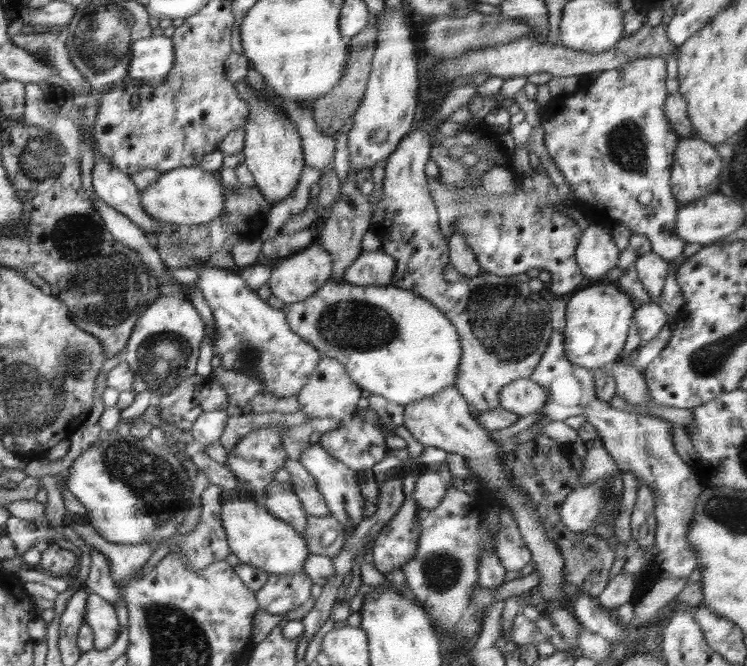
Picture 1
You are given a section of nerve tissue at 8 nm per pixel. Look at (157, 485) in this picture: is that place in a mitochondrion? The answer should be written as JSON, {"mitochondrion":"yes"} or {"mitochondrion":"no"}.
{"mitochondrion":"yes"}

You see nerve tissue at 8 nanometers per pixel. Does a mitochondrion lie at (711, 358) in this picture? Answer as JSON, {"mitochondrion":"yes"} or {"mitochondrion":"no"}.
{"mitochondrion":"yes"}

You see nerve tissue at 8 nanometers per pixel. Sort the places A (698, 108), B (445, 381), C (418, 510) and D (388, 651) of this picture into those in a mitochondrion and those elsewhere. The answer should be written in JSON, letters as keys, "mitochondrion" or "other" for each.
{"A":"other","B":"other","C":"other","D":"other"}

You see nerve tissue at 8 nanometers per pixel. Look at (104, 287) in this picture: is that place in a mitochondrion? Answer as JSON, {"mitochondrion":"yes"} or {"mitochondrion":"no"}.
{"mitochondrion":"yes"}

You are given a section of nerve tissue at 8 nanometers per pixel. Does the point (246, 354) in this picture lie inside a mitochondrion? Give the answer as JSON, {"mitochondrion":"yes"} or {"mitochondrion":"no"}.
{"mitochondrion":"yes"}

